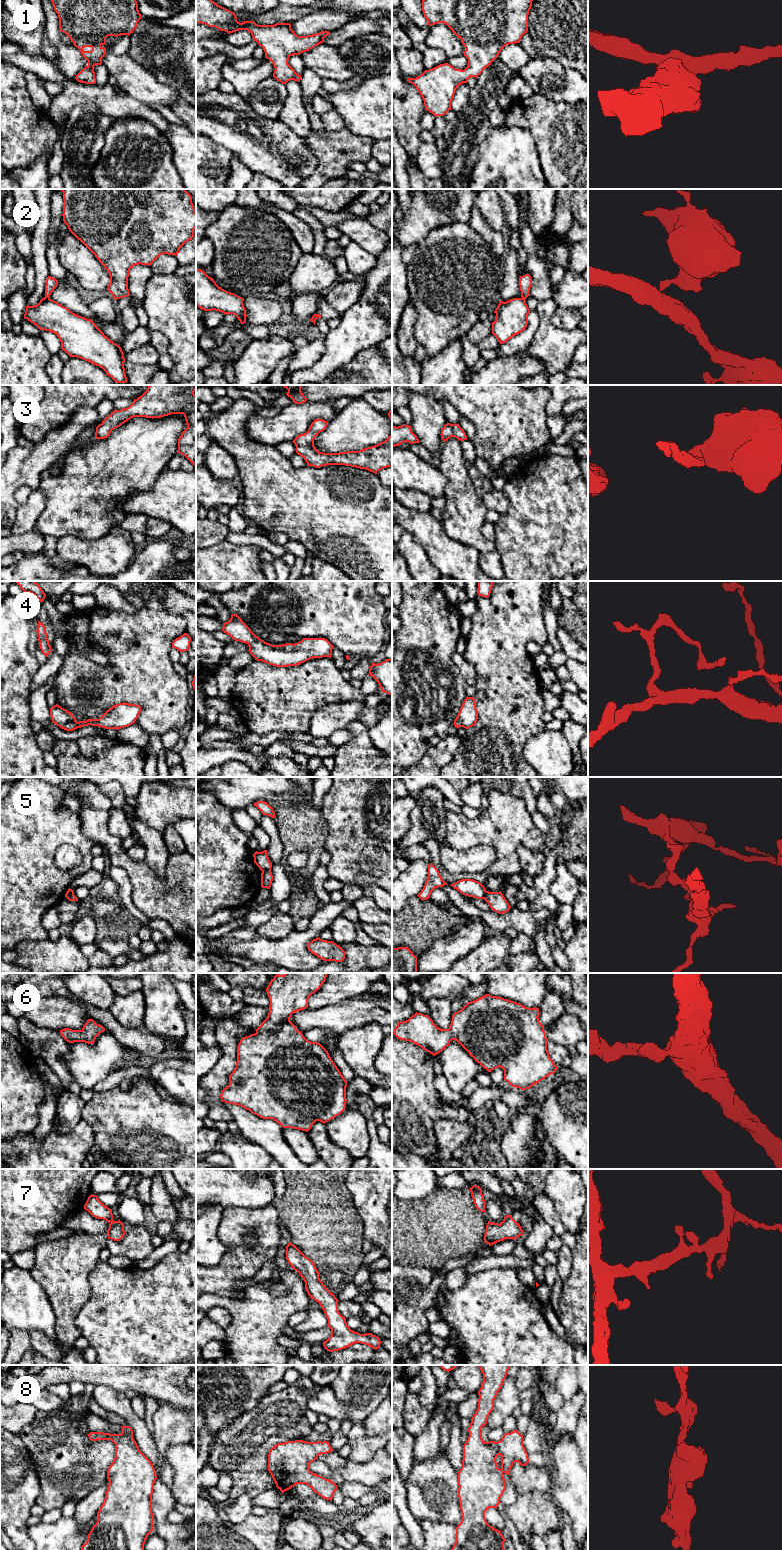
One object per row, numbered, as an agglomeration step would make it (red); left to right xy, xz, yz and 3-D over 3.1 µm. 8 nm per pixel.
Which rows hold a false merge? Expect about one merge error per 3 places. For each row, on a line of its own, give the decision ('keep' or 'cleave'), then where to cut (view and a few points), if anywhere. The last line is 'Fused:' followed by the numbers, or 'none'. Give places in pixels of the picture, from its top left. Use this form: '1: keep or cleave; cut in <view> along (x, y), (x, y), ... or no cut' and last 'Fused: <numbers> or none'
1: keep; no cut
2: cleave; cut in xy along (44, 297), (49, 298)
3: keep; no cut
4: keep; no cut
5: cleave; cut in xz along (270, 869), (262, 871)
6: keep; no cut
7: keep; no cut
8: keep; no cut
Fused: 2, 5

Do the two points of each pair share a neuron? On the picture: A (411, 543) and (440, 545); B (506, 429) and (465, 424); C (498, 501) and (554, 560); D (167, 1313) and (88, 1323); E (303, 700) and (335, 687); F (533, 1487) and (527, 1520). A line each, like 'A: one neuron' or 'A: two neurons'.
A: two neurons
B: two neurons
C: two neurons
D: one neuron
E: one neuron
F: one neuron

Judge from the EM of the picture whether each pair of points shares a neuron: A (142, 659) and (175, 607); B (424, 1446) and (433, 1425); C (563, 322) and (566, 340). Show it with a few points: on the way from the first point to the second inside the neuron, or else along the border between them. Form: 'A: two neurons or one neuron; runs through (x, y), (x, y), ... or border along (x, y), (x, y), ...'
A: two neurons; border along (157, 594), (167, 611), (182, 615), (185, 618)
B: one neuron; runs through (428, 1441), (432, 1430)
C: two neurons; border along (554, 309), (551, 322), (555, 326), (577, 327)

